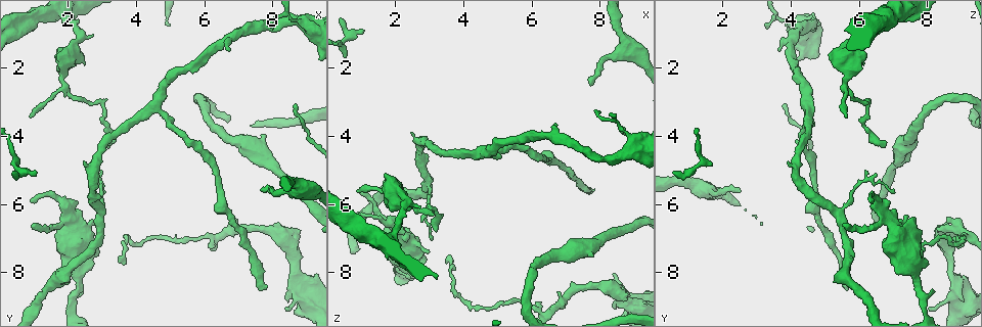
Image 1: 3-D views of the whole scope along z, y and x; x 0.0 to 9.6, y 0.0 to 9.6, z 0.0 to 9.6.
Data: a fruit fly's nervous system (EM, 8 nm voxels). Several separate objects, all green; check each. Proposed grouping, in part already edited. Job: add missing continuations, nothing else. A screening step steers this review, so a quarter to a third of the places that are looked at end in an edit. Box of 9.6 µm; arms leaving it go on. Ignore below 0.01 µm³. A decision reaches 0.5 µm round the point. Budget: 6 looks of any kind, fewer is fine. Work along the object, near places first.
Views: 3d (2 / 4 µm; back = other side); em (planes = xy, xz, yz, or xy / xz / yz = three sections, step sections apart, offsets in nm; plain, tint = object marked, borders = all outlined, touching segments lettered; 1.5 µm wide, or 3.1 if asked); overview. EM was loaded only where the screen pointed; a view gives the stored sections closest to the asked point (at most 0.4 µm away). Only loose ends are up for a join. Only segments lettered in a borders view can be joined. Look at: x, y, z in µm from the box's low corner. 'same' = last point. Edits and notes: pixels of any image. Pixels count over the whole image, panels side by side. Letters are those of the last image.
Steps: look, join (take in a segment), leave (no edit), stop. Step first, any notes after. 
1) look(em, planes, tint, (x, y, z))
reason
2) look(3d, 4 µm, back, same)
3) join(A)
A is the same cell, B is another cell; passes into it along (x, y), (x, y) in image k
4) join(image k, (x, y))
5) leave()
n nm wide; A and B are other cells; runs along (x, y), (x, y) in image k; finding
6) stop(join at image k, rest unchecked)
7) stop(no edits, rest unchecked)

look(3d, 2 µm, (0.90, 5.90, 6.35))
free end

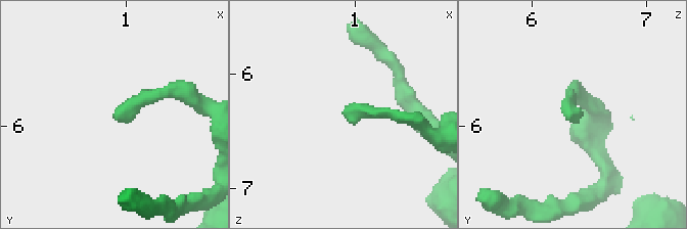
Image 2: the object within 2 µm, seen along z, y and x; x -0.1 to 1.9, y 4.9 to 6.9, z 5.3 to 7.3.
look(em, yz, step 4, tint, (0.90, 5.92, 6.30))
now the EM

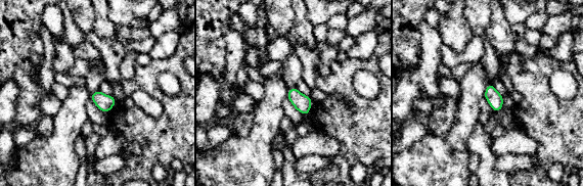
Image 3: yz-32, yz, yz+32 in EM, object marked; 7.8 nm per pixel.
look(em, yz, step 4, borders, same)
see the neighbours

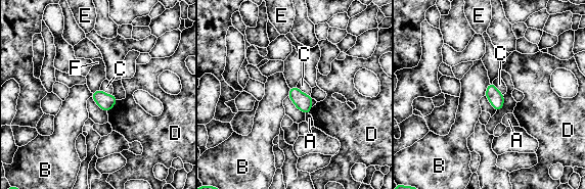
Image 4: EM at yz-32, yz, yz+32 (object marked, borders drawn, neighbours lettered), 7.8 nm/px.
leave()
120 nm wide; A, B, C, D, E and F are other cells; border along (99, 88), (92, 93) in image 4; none of them fits

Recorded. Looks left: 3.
look(3d, 4 µm, (6.15, 7.20, 8.90))
branch stops here

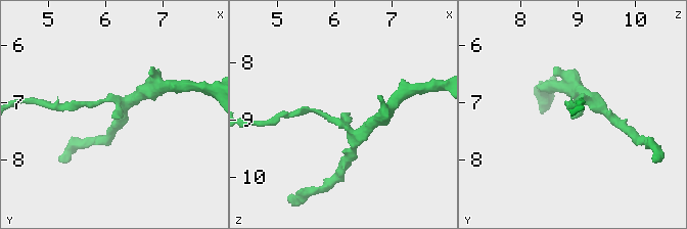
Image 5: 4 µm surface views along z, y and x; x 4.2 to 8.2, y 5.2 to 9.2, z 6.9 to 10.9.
look(em, planes, tint, (6.10, 7.20, 8.85))
now the EM

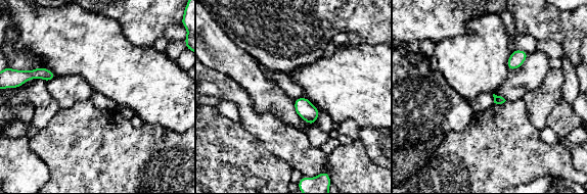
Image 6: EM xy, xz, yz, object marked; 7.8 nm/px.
look(em, planes, borders, same)

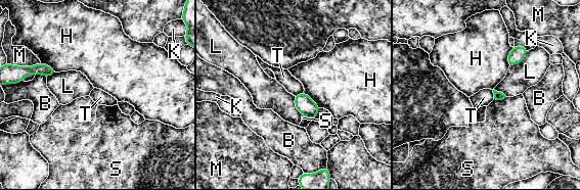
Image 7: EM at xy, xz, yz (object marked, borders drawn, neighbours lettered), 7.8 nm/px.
leave()
B, H, K, L, M, S and T are other cells; border along (303, 92), (295, 96) in image 7; none of them fits

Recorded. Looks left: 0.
stop(no edits, rest unchecked)

